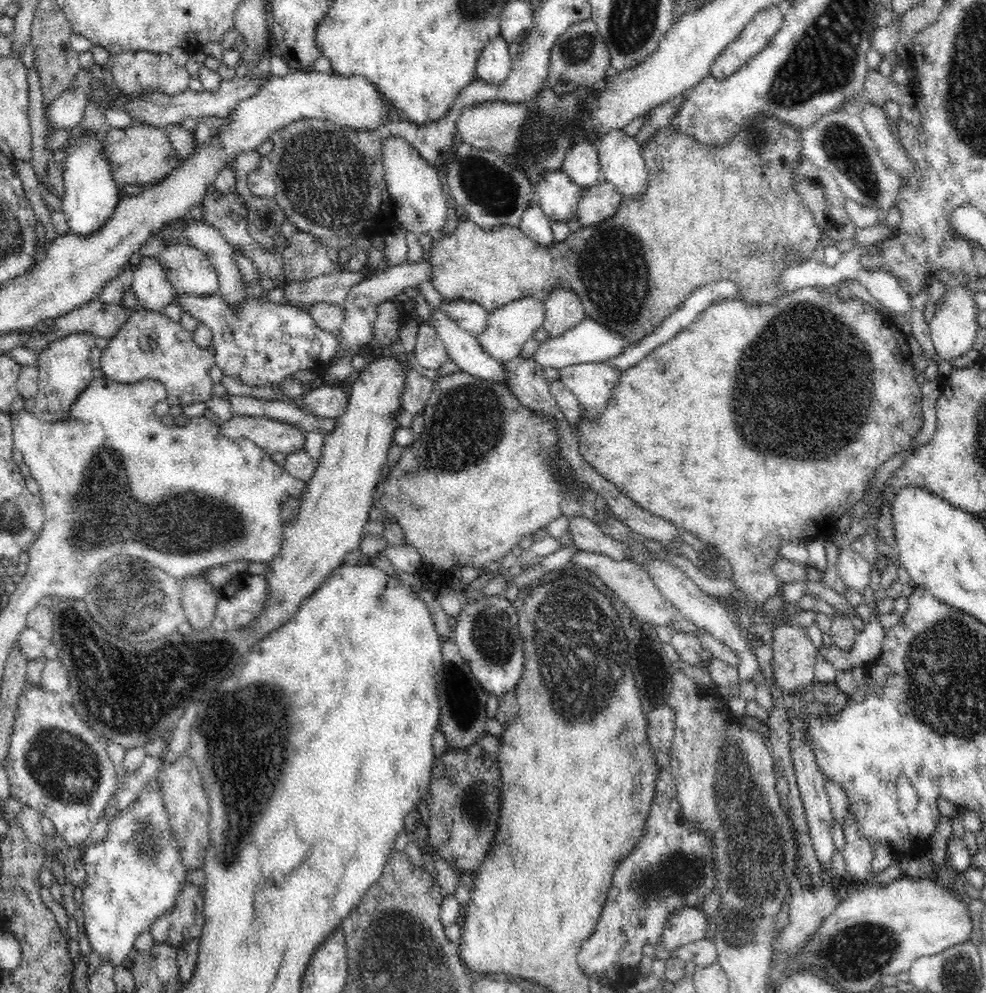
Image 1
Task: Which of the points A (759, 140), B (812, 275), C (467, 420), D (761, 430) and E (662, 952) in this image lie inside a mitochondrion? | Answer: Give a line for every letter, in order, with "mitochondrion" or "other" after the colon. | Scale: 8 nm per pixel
A: mitochondrion
B: other
C: mitochondrion
D: mitochondrion
E: other

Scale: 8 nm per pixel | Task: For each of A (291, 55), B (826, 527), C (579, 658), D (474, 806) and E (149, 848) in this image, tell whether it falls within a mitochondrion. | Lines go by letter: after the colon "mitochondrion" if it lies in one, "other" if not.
A: other
B: other
C: mitochondrion
D: mitochondrion
E: mitochondrion

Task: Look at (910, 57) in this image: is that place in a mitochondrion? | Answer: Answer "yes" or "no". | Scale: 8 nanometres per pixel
no

